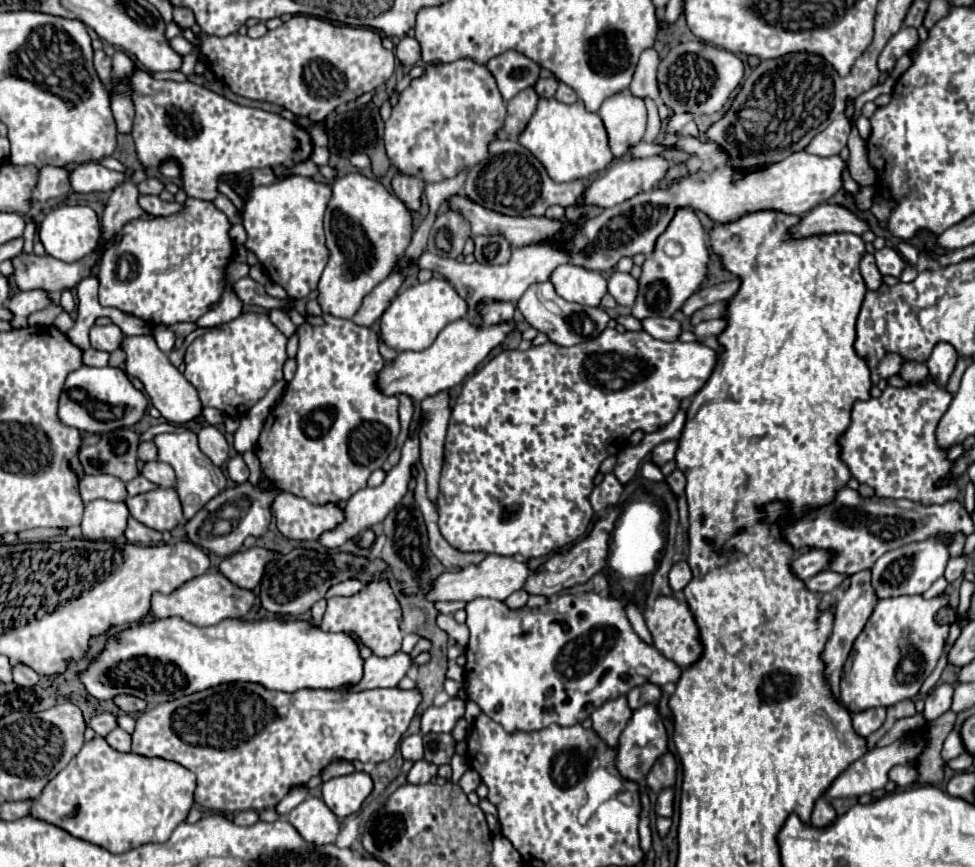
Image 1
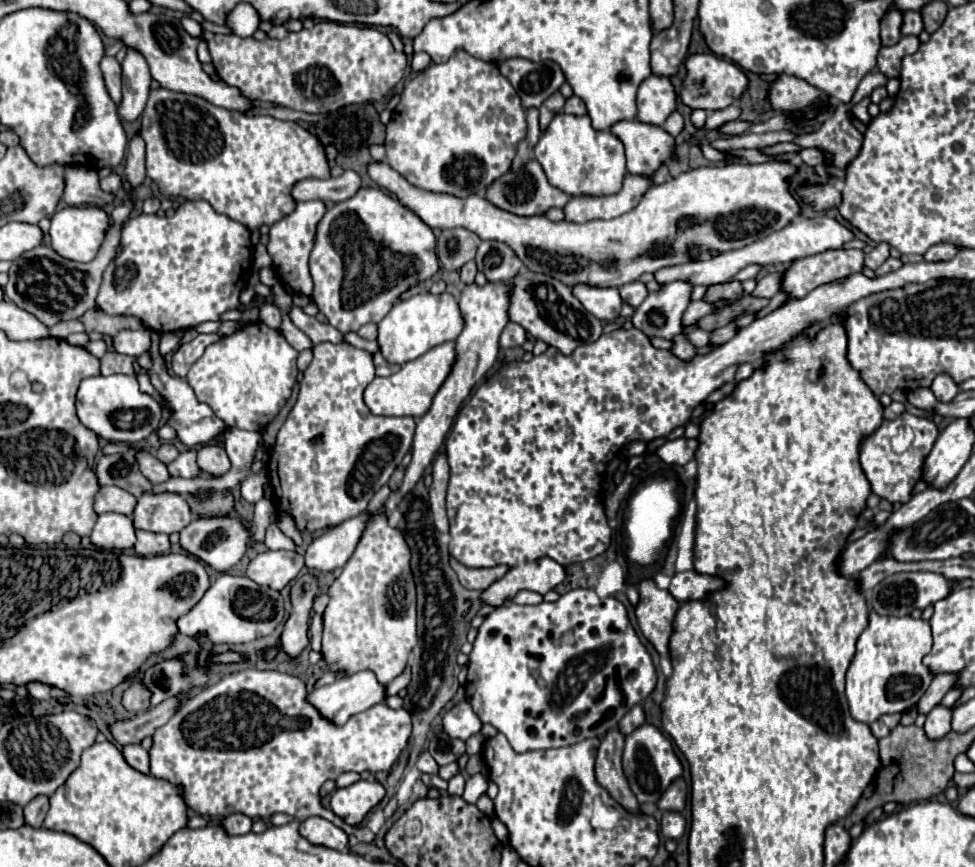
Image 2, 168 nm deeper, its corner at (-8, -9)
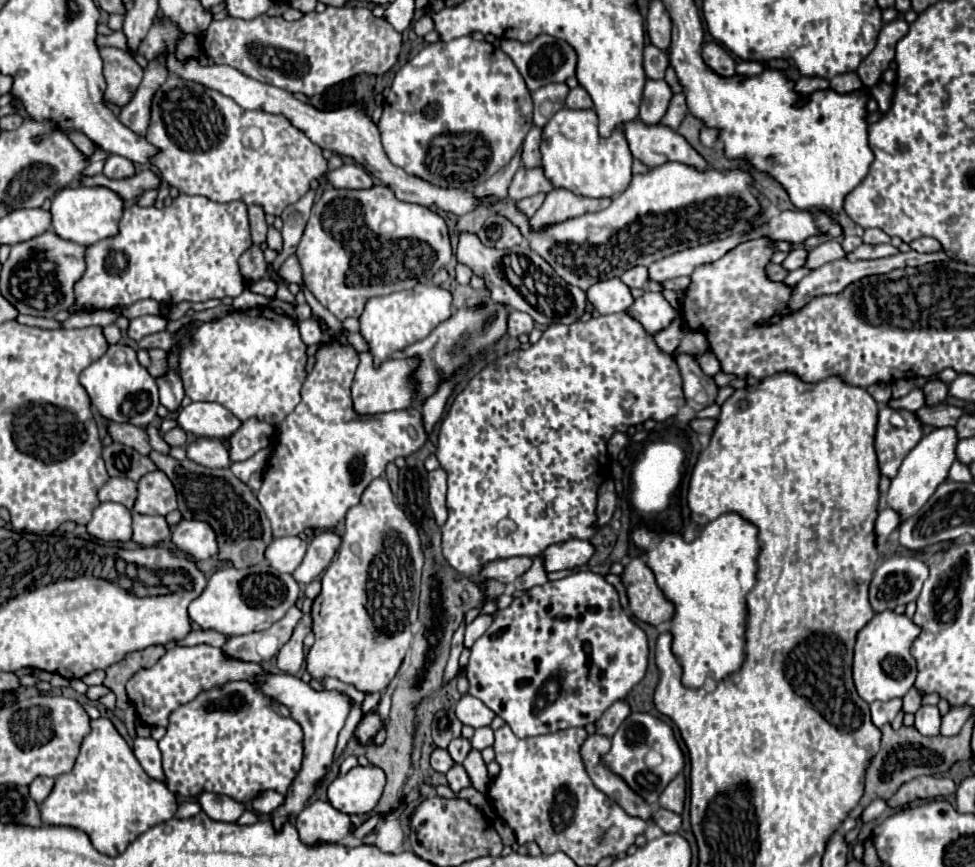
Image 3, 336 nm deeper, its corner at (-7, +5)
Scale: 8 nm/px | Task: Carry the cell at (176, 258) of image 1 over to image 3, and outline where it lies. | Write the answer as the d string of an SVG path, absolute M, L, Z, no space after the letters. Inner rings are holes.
M180 194L170 206L138 206L136 202L124 208L118 222L118 234L88 246L86 274L76 284L76 310L108 310L124 308L138 300L152 298L162 306L180 302L208 302L224 296L238 296L246 288L244 276L238 268L238 258L252 246L248 212L244 202L218 204L204 196Z

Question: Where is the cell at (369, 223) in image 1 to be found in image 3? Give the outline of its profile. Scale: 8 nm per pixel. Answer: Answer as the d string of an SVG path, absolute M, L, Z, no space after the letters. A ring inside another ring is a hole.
M376 184L366 190L324 190L312 206L312 216L296 248L296 256L308 290L338 320L344 320L348 316L360 316L366 302L374 296L386 296L396 290L414 288L420 282L430 282L432 276L448 264L452 246L446 222L436 212L420 204L402 202L388 186Z

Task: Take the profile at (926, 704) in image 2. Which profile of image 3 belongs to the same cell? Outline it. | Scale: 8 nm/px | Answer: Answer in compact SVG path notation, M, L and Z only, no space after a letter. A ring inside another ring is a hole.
M912 688L912 690L904 696L904 706L902 706L902 710L904 710L904 712L916 712L920 706L922 706L922 694L918 694L918 690Z

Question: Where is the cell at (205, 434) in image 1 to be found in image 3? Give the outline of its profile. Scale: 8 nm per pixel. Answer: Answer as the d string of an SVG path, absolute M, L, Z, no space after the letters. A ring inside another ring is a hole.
M196 438L188 446L188 458L206 466L206 468L226 468L230 466L228 448L222 440L216 438Z

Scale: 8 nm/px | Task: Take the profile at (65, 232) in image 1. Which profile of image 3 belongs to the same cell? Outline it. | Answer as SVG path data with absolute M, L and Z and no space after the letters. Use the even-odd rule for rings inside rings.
M76 186L60 190L52 200L52 230L62 238L82 246L92 246L102 238L114 236L118 232L118 220L122 216L122 198L108 188L100 186Z

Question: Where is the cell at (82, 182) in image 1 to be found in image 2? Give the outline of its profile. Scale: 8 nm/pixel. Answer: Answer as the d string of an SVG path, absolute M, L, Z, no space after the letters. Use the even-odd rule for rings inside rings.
M111 172L107 178L103 178L103 180L101 180L101 188L103 188L105 192L117 192L121 186L123 186L121 176L119 176L119 174L115 174L115 172Z

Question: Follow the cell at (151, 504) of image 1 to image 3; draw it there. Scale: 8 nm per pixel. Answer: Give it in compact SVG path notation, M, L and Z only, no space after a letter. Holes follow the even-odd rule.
M156 470L140 478L134 512L166 516L176 506L176 490L164 472Z

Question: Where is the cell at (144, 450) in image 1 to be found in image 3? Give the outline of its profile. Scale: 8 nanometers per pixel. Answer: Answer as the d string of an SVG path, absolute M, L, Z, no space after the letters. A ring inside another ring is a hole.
M176 426L176 428L172 428L170 432L162 434L162 438L164 438L170 446L184 446L184 444L186 444L186 432L184 432L180 426Z

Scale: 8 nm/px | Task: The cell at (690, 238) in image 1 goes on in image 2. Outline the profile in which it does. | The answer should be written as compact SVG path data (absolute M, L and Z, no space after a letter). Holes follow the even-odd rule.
M675 282L661 286L659 292L651 292L635 310L631 318L633 326L649 338L673 338L681 334L681 316L691 302L689 294L691 284Z

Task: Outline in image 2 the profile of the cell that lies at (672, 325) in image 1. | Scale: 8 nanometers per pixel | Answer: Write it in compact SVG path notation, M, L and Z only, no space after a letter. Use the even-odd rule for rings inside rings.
M679 334L679 336L675 336L673 338L673 354L679 358L679 360L683 360L683 362L689 362L689 360L693 360L693 356L697 354L697 350L695 350L695 346L683 336L683 334Z

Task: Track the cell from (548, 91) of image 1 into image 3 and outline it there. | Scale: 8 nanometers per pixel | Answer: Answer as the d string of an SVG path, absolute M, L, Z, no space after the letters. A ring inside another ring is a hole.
M550 84L550 86L542 86L540 90L532 92L532 100L534 100L534 124L536 126L544 126L560 108L564 108L564 100L568 94L568 86L566 84Z

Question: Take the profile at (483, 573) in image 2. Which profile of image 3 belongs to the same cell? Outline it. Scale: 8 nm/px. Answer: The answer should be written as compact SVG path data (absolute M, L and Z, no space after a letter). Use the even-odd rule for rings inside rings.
M514 556L514 558L502 558L498 562L488 562L486 566L482 566L482 570L478 572L484 578L494 578L498 582L510 584L514 582L520 574L524 574L530 568L532 560L524 558L524 556Z

